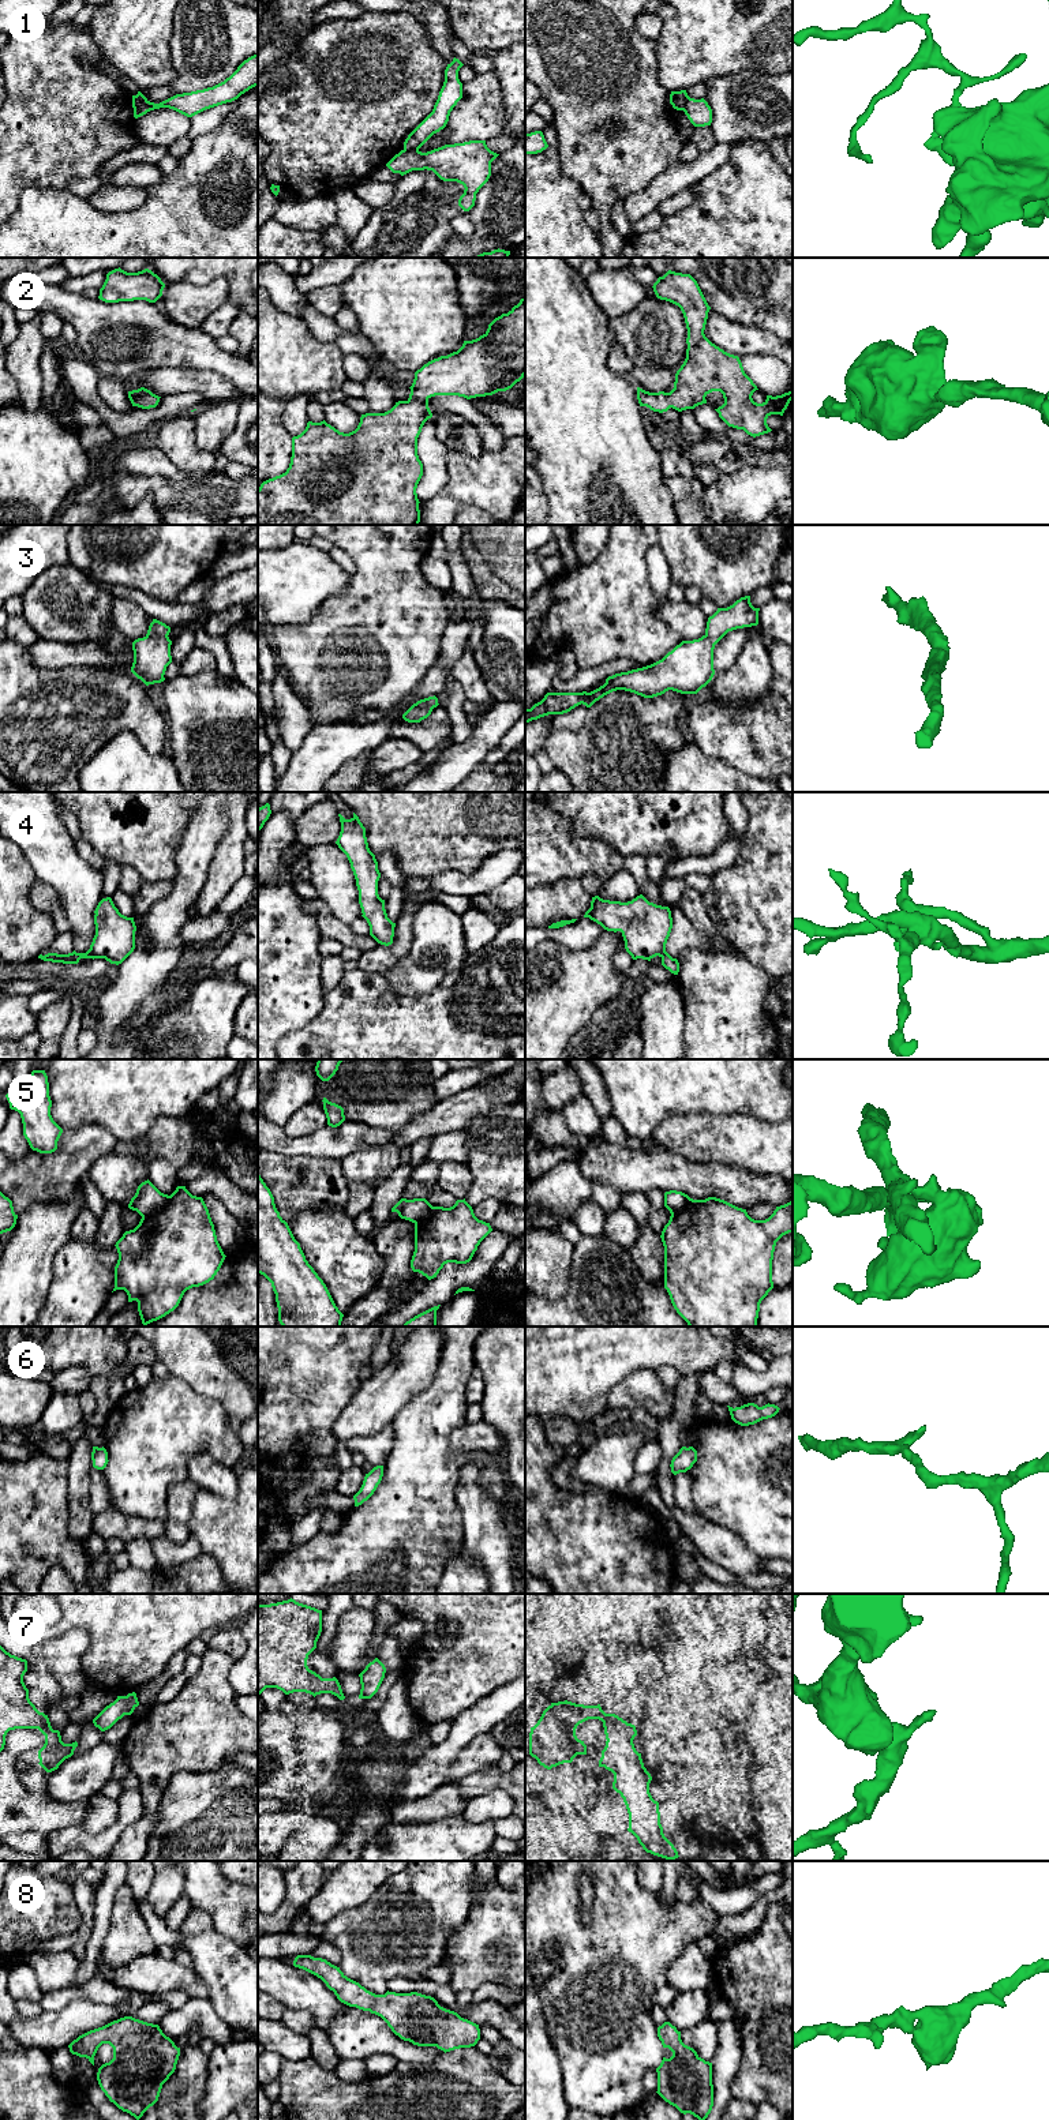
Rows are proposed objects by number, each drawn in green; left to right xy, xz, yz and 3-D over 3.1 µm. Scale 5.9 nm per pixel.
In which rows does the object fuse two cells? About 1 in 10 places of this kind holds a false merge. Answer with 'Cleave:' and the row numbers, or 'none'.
Cleave: 1, 5

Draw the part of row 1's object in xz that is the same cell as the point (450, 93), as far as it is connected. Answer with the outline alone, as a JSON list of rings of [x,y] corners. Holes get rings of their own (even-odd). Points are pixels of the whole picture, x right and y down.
[[[456,57],[447,64],[445,82],[432,112],[408,135],[404,150],[419,150],[434,134],[446,127],[450,112],[462,98],[462,83],[458,79],[458,71],[462,65]]]

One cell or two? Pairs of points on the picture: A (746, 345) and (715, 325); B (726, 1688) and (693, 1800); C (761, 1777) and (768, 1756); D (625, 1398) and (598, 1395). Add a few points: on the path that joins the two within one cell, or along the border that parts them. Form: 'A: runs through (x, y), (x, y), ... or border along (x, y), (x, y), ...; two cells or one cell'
A: runs through (740, 340), (723, 333); one cell
B: border along (695, 1685), (715, 1696), (733, 1721); two cells
C: border along (755, 1766), (775, 1766), (778, 1768); two cells
D: border along (630, 1374), (610, 1391), (606, 1407); two cells

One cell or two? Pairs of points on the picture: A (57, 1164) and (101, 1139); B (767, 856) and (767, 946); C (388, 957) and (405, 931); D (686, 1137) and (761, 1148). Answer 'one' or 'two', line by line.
A: one
B: one
C: one
D: one

